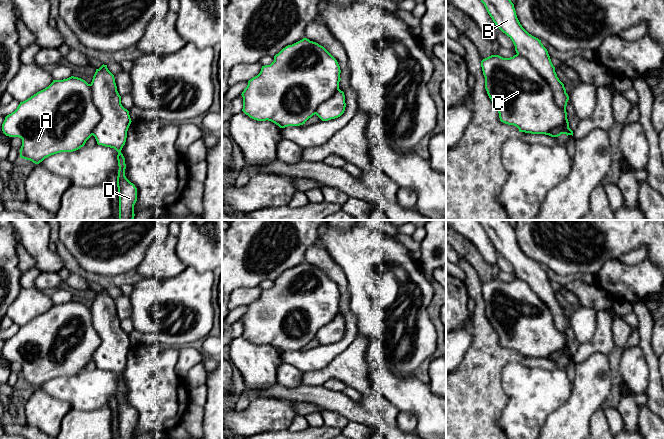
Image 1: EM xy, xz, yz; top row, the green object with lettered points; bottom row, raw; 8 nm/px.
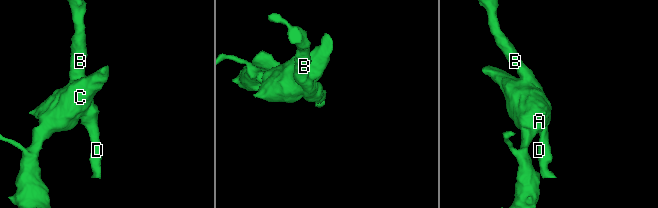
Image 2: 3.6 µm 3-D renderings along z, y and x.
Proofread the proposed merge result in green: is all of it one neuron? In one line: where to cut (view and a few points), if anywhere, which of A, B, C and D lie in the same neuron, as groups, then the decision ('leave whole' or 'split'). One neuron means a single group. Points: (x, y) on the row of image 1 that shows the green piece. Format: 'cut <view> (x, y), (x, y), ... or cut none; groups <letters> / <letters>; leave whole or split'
cut yz (517, 53), (522, 55), (549, 85), (554, 102), (565, 110); groups A C / B D; split

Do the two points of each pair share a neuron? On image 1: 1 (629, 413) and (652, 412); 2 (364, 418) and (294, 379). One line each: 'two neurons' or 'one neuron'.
1: two neurons
2: two neurons

